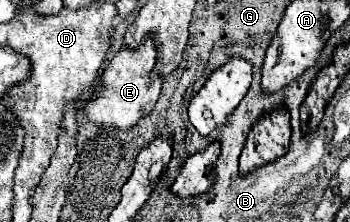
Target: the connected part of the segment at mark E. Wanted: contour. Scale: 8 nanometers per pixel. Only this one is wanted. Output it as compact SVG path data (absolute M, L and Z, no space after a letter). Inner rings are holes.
M145 40L137 50L123 48L101 74L101 86L97 88L97 96L91 98L85 106L87 120L97 126L110 125L119 130L133 128L143 116L147 116L153 110L159 98L161 78L151 76L153 66L155 66L153 40Z

